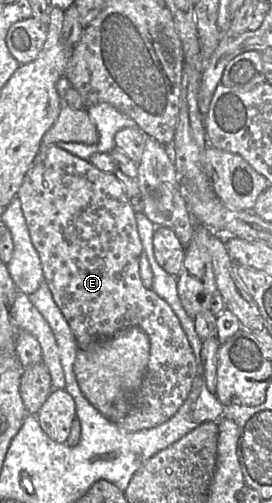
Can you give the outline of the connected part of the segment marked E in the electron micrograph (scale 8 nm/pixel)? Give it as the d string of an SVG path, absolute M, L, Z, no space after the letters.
M53 145L47 149L44 159L30 168L17 196L44 278L76 338L78 349L87 349L130 327L141 328L149 338L150 357L141 386L131 400L130 412L115 423L128 432L137 432L166 422L178 411L191 390L197 373L196 359L172 308L142 283L140 256L143 246L137 230L136 212L122 183L114 174L105 173L90 161Z

